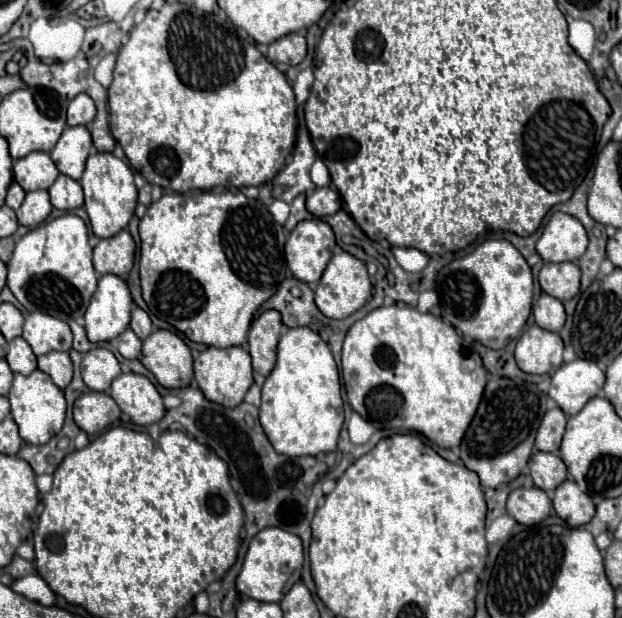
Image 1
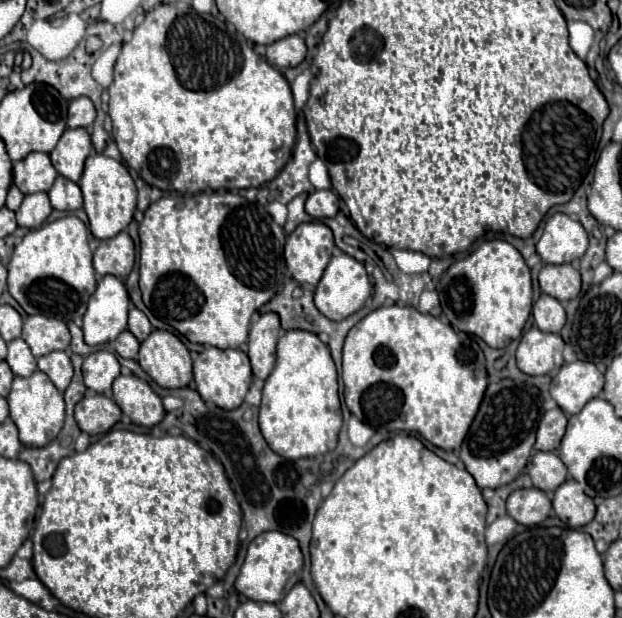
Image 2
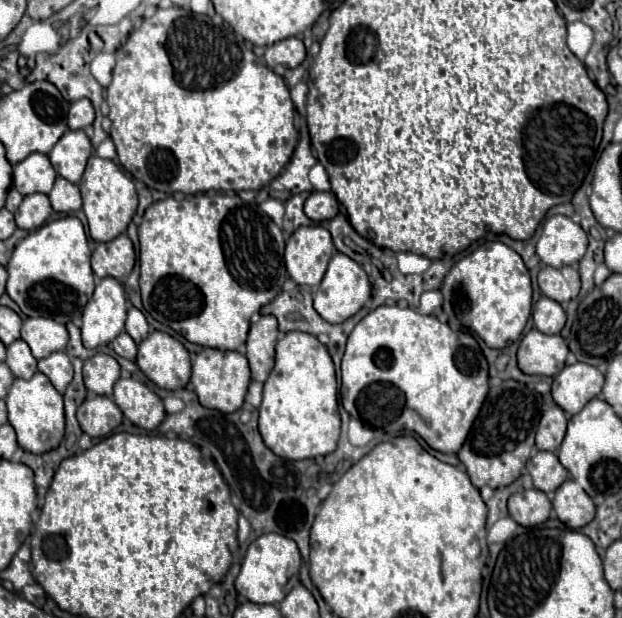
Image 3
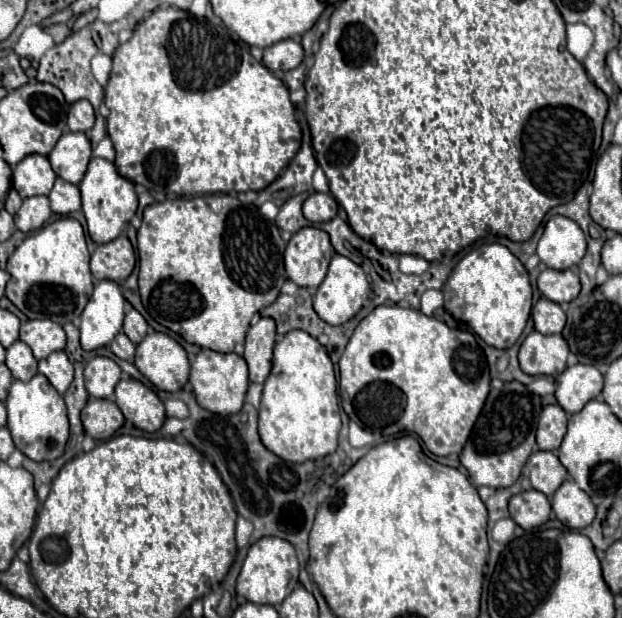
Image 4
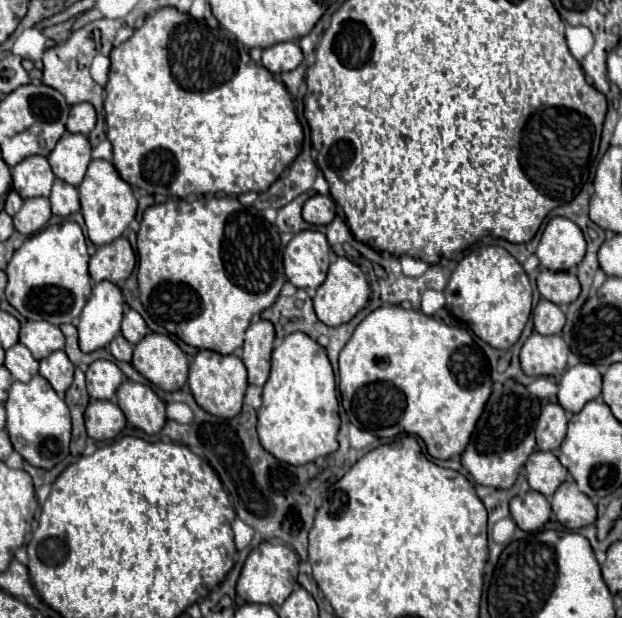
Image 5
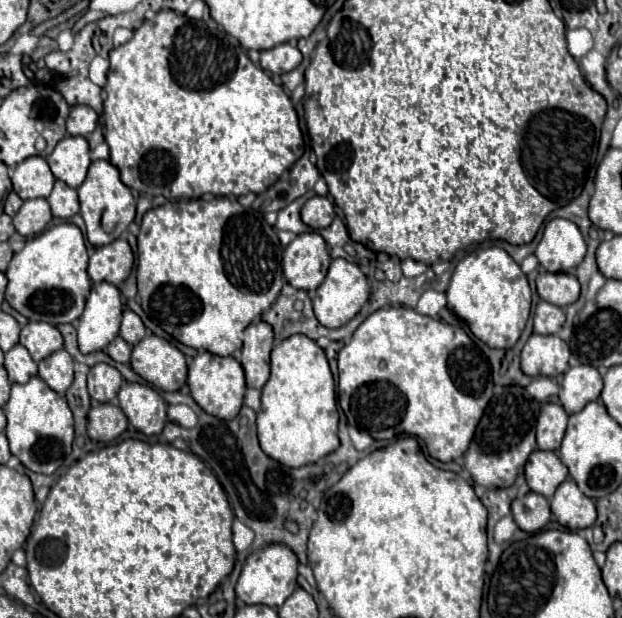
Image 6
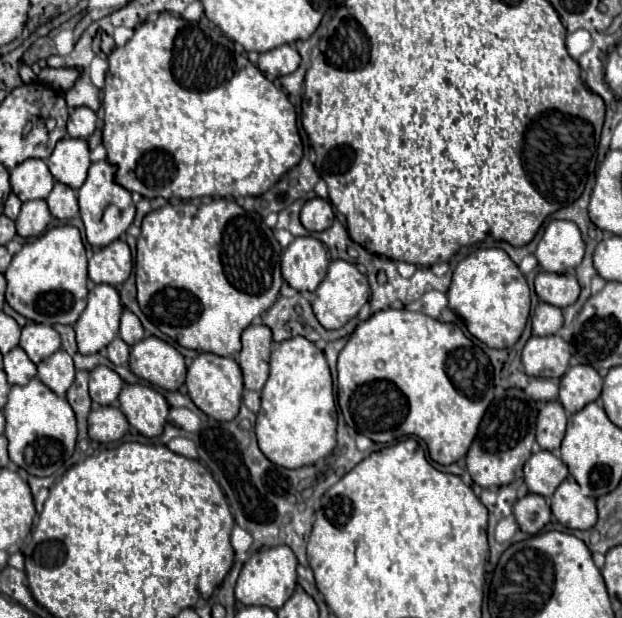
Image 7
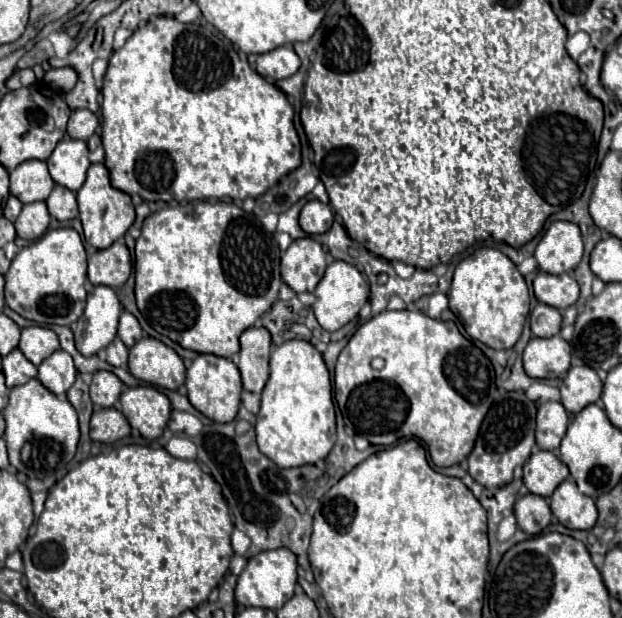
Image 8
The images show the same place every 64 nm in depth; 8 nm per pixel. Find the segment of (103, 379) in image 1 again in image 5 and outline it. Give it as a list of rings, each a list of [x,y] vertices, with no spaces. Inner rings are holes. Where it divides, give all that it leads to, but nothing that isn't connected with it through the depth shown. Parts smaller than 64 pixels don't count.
[[[96,360],[86,370],[88,394],[96,400],[112,400],[120,384],[122,384],[122,372],[110,360]]]

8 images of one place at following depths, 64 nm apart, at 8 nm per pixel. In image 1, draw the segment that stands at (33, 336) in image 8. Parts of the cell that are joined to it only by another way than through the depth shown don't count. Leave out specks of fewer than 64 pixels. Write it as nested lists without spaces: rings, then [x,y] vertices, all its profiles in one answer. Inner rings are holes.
[[[32,312],[26,318],[22,338],[32,346],[34,354],[48,354],[52,350],[70,350],[72,348],[72,330],[70,326],[50,314]]]

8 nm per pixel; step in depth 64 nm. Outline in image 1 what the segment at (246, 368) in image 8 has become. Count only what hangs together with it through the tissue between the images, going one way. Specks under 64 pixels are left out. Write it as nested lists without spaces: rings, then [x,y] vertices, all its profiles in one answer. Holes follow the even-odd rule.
[[[278,310],[262,312],[250,328],[248,352],[252,356],[252,366],[262,376],[268,376],[276,364],[276,346],[280,340],[282,318]]]

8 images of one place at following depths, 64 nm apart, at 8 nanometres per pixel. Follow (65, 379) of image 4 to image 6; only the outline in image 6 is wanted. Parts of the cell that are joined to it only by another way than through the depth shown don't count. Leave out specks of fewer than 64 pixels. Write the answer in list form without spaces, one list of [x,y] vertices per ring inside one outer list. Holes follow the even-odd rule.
[[[66,350],[50,354],[46,360],[38,362],[38,376],[58,394],[64,396],[74,378],[74,362]]]

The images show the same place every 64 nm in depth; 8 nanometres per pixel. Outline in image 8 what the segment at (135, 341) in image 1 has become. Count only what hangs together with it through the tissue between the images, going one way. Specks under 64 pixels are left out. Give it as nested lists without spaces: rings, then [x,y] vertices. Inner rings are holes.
[[[114,338],[108,348],[106,348],[106,360],[112,366],[126,366],[128,362],[128,348],[124,346],[124,342],[120,338]]]

